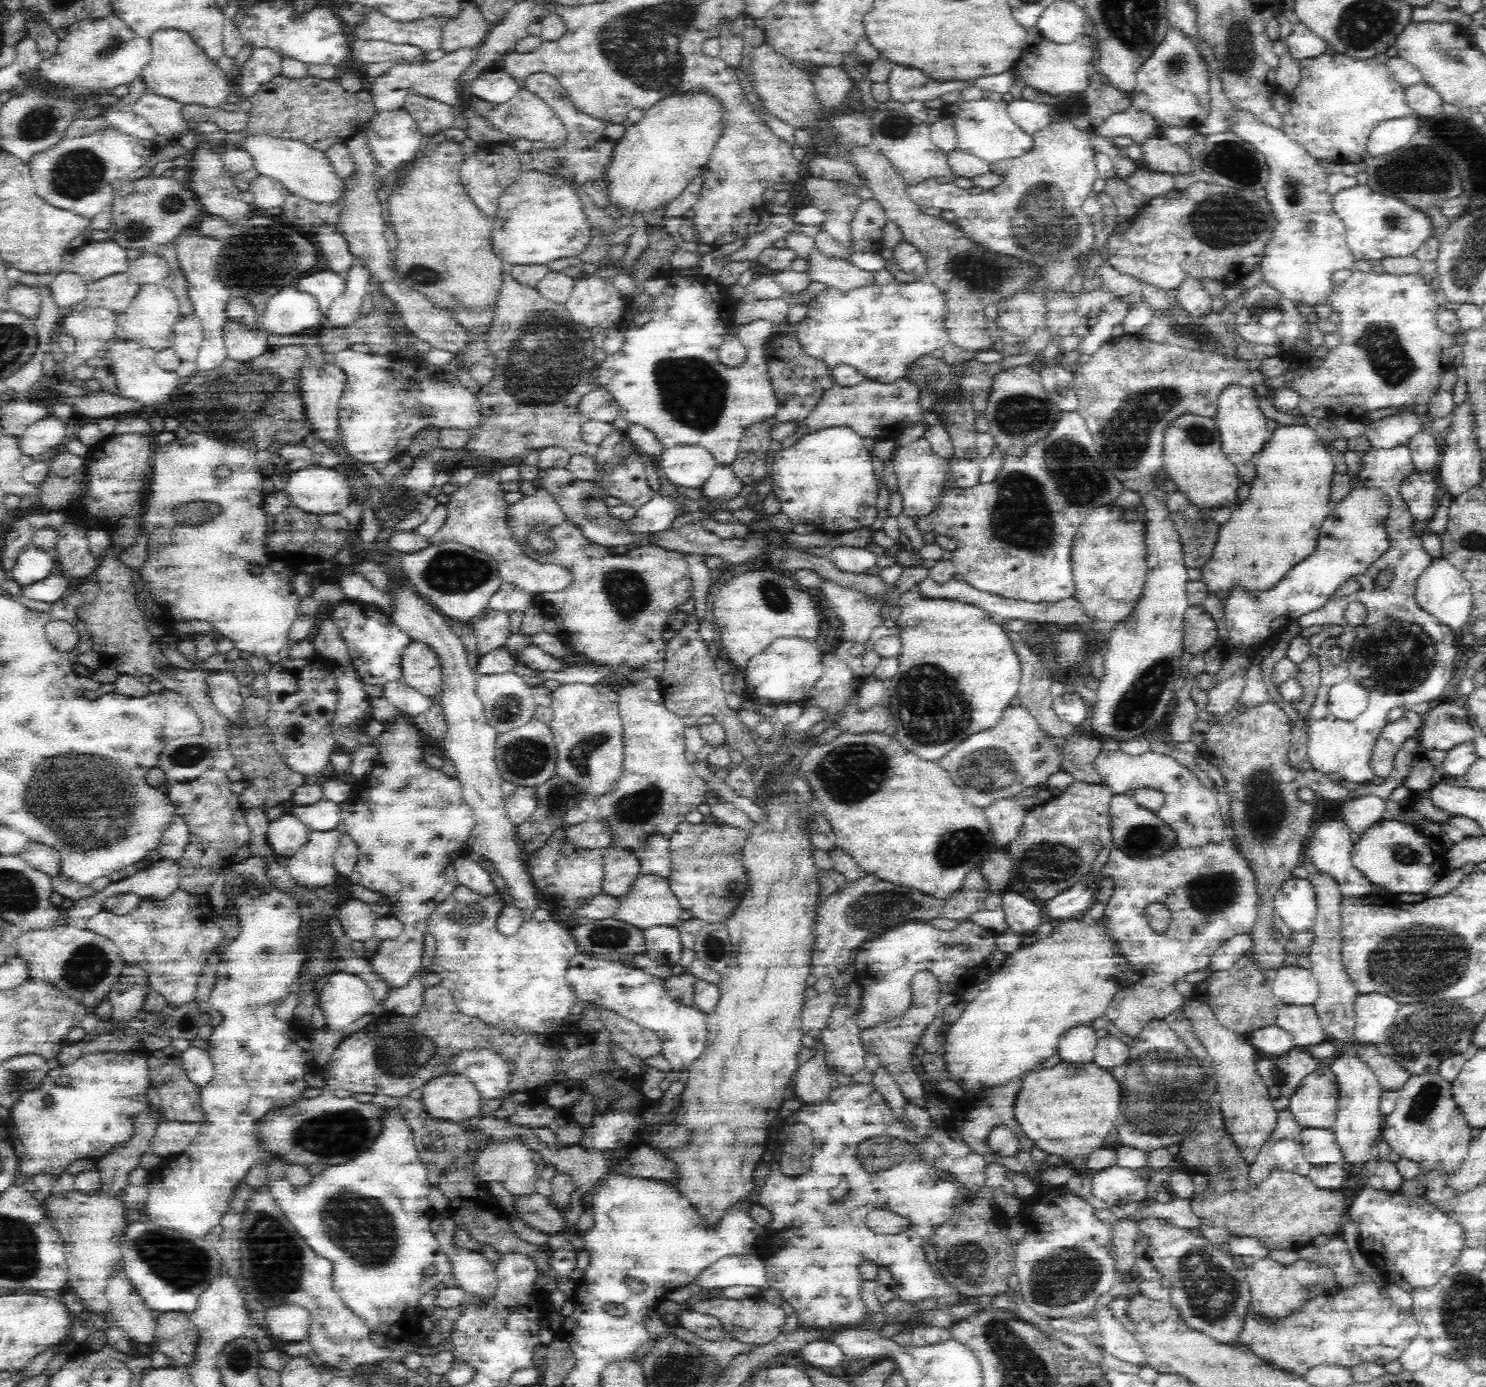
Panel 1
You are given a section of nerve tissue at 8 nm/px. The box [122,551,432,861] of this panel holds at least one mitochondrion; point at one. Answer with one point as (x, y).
(189, 755)

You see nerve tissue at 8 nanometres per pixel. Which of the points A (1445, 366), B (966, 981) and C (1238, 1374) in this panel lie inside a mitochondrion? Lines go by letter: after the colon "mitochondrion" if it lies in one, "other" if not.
A: other
B: other
C: other

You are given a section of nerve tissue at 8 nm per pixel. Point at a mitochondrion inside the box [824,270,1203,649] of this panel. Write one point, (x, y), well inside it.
(1024, 516)

